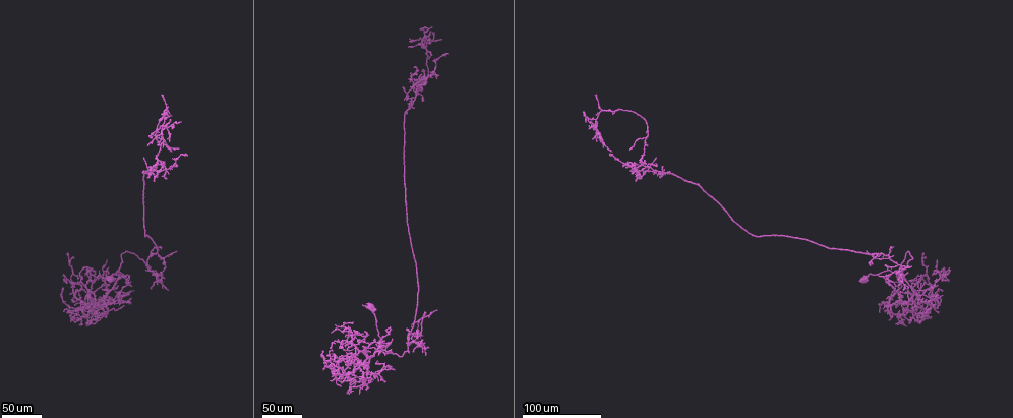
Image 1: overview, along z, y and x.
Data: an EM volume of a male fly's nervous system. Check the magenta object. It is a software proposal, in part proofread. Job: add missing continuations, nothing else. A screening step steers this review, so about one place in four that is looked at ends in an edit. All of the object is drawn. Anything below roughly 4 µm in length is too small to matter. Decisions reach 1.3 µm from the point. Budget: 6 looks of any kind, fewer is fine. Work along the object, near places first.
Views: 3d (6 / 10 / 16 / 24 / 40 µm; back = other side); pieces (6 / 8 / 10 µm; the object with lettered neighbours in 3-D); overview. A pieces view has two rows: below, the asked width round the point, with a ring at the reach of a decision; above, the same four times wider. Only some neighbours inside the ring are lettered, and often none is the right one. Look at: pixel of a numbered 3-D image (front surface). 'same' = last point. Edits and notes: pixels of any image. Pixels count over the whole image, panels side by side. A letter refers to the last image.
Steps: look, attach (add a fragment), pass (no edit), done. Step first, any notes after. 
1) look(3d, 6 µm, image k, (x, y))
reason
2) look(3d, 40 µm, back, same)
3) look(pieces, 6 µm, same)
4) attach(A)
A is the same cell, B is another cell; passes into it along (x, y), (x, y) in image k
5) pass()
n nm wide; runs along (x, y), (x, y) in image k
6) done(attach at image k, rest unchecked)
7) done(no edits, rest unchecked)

look(3d, 40 µm, image 1, (416, 75))
tapers out

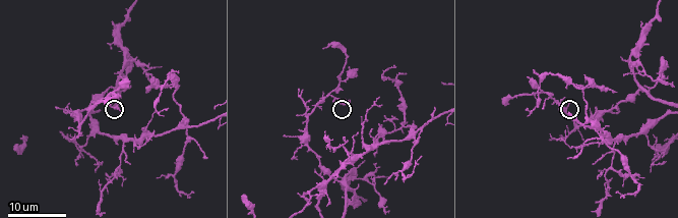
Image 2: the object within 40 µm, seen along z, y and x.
look(3d, 6 µm, image 2, (561, 111))
zoom in

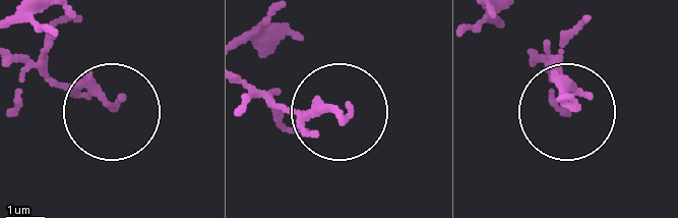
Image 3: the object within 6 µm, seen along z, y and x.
look(pieces, 6 µm, image 3, (571, 103))

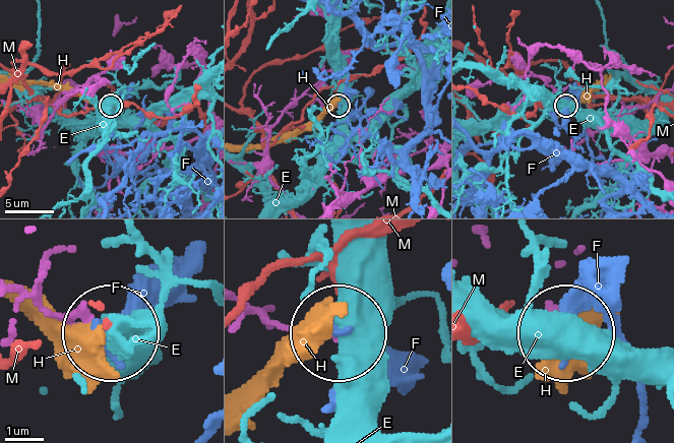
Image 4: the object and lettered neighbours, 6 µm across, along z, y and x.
pass()
E, F, H and M are other cells; no lettered fragment goes on from it

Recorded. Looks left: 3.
look(3d, 40 µm, image 1, (131, 286))
end of a long branch

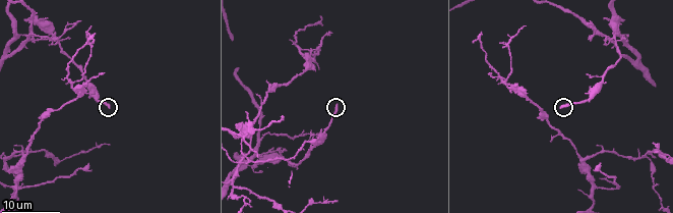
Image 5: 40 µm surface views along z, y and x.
look(pieces, 8 µm, image 5, (335, 106))

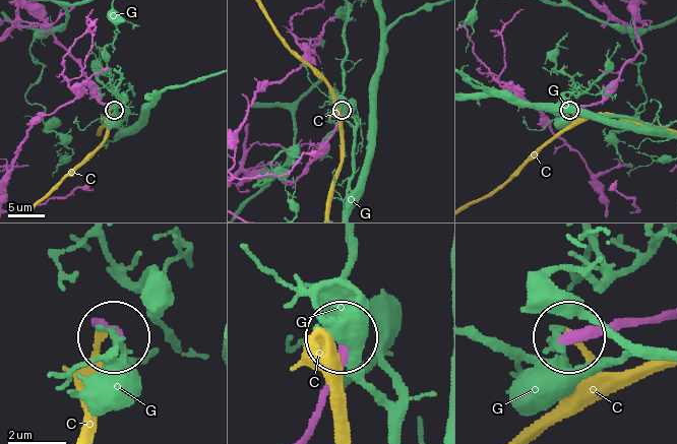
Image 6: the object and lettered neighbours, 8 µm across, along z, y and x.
pass()
C and G are other cells; runs along (664, 316), (572, 335) in image 6; no lettered fragment goes on from it

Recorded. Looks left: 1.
done(no edits, rest unchecked)

